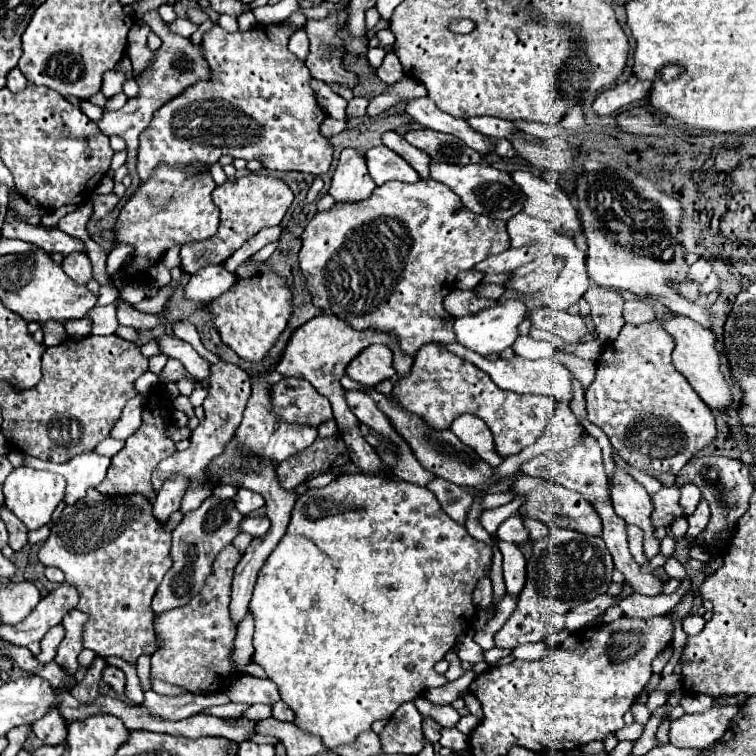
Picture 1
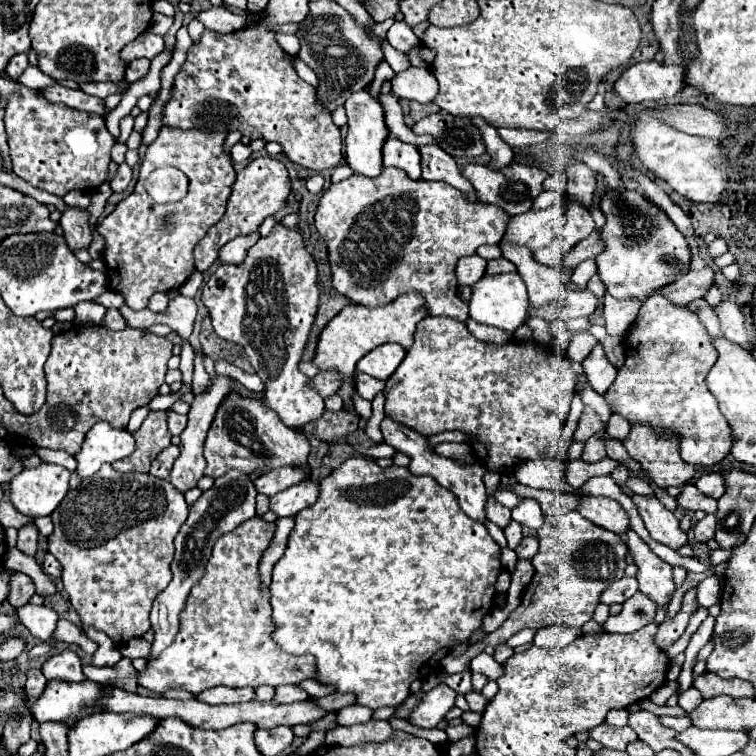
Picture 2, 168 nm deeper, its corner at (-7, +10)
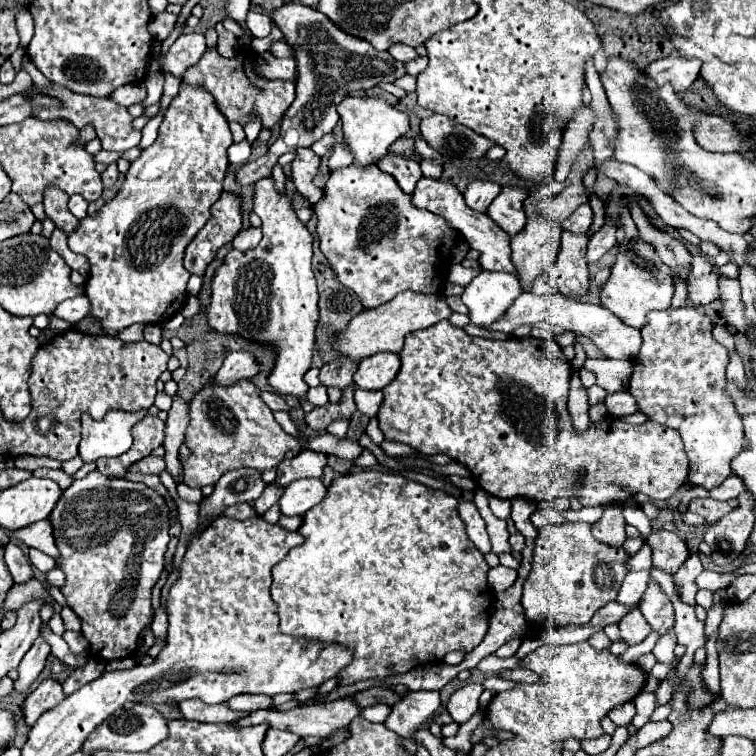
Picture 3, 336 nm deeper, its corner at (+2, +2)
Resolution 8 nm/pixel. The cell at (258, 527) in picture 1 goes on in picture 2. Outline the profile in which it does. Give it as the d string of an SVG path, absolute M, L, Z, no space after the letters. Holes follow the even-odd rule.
M301 480L299 484L279 492L271 498L271 510L277 516L297 516L303 508L315 504L319 498L319 482L317 480Z

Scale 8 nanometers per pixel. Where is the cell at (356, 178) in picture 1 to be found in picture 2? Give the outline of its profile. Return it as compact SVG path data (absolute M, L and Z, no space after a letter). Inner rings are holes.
M361 90L355 92L353 96L349 96L349 100L345 102L345 110L347 110L347 138L345 138L345 154L347 154L347 164L353 168L353 172L365 174L365 176L377 176L383 168L381 162L381 148L389 136L389 128L385 124L385 110L379 102L379 98L369 96L369 92Z

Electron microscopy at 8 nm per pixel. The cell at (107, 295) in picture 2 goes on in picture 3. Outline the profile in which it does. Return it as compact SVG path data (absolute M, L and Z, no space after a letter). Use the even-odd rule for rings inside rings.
M85 295L61 302L53 312L54 316L60 316L62 320L82 320L88 315L91 304Z

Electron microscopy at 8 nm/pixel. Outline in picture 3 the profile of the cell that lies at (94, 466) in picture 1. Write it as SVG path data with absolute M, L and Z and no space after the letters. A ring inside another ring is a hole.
M108 412L108 416L104 416L102 420L94 420L92 416L82 416L82 440L80 440L80 446L78 446L78 456L82 458L84 464L90 464L90 462L96 462L98 458L106 456L106 458L116 458L124 452L130 450L132 446L132 434L130 434L130 428L144 416L146 412L136 412L136 414L130 414L130 412Z

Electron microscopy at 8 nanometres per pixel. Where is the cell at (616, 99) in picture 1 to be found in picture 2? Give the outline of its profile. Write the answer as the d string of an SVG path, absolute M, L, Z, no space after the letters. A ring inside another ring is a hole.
M647 60L647 62L637 62L633 66L629 66L619 80L615 82L615 92L619 98L623 98L625 102L659 102L663 98L671 98L675 94L679 94L685 86L685 68L681 66L669 66L661 60Z

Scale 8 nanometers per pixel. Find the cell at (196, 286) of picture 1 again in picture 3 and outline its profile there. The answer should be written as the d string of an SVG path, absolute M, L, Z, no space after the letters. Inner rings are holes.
M246 228L246 230L240 230L240 234L232 240L232 248L250 250L250 248L256 248L256 244L260 244L260 240L262 240L260 228Z

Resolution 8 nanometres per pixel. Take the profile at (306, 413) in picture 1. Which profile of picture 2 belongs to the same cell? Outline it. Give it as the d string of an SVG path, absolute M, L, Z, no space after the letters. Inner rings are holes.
M329 370L329 372L319 372L319 374L311 380L311 384L313 384L317 390L321 390L321 396L323 396L323 398L327 398L327 396L335 394L335 392L343 386L343 380L341 380L341 374L339 374L339 372Z

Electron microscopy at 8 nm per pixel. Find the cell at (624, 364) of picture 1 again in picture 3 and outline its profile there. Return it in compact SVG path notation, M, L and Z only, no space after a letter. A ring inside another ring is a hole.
M694 306L668 308L664 312L656 310L648 314L642 332L642 350L638 358L632 362L634 372L630 378L630 394L638 402L638 410L658 424L674 428L680 432L684 440L684 448L690 460L688 480L696 486L714 488L722 484L730 474L730 460L740 454L744 430L734 404L724 396L724 378L728 364L728 350L712 338L712 320Z

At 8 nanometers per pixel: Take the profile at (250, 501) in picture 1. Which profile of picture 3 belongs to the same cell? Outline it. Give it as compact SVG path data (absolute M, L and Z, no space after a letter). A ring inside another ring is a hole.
M302 450L292 460L284 460L276 468L276 486L286 488L290 482L300 478L320 478L322 468L326 466L326 456L312 450Z

